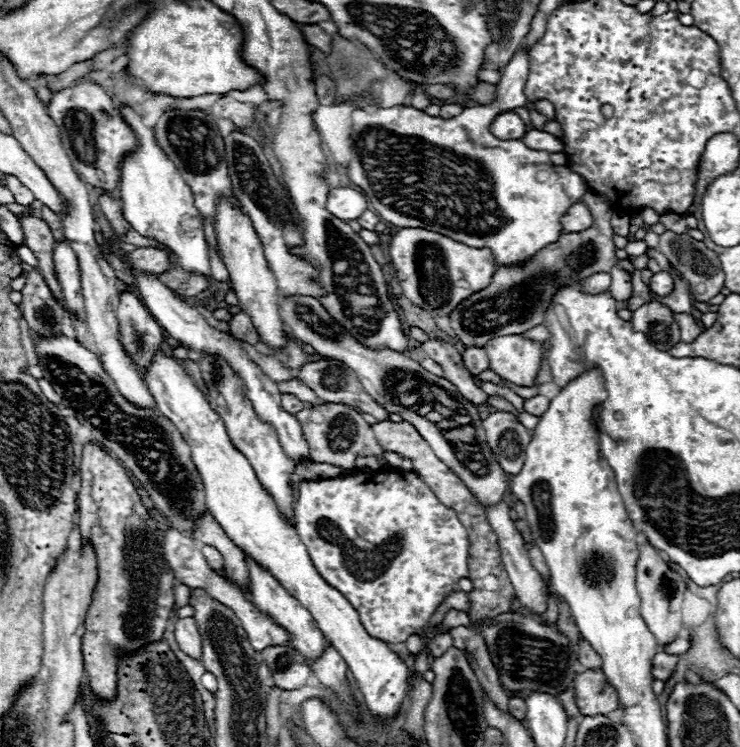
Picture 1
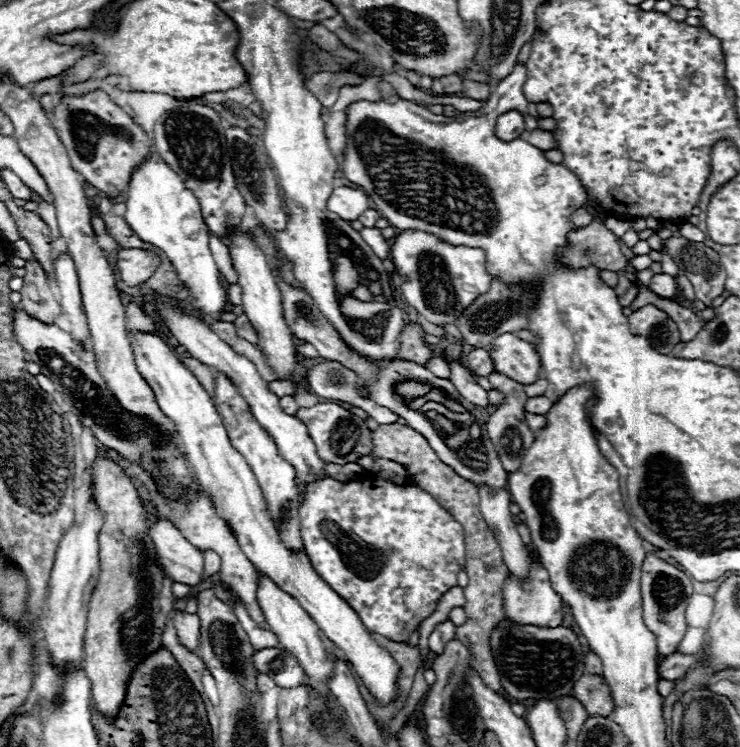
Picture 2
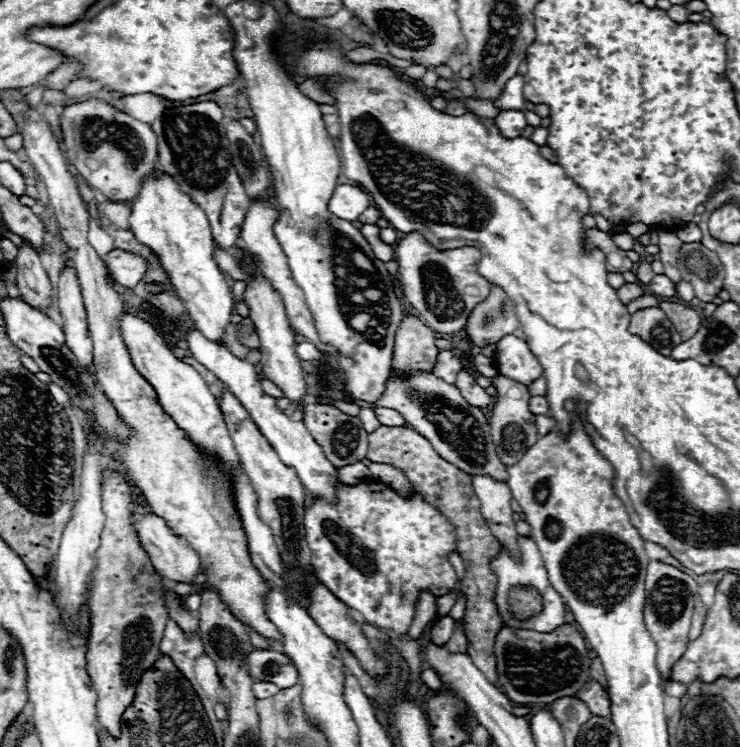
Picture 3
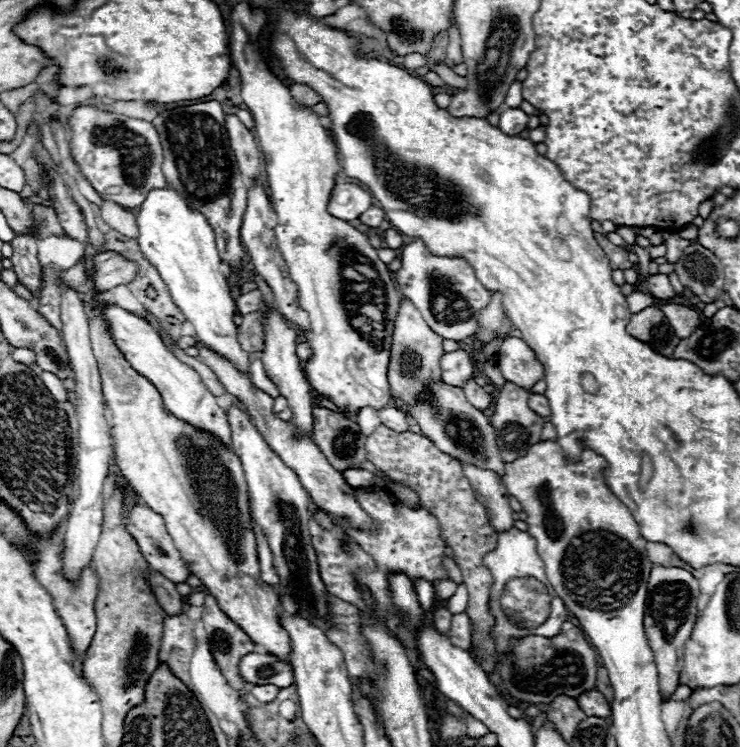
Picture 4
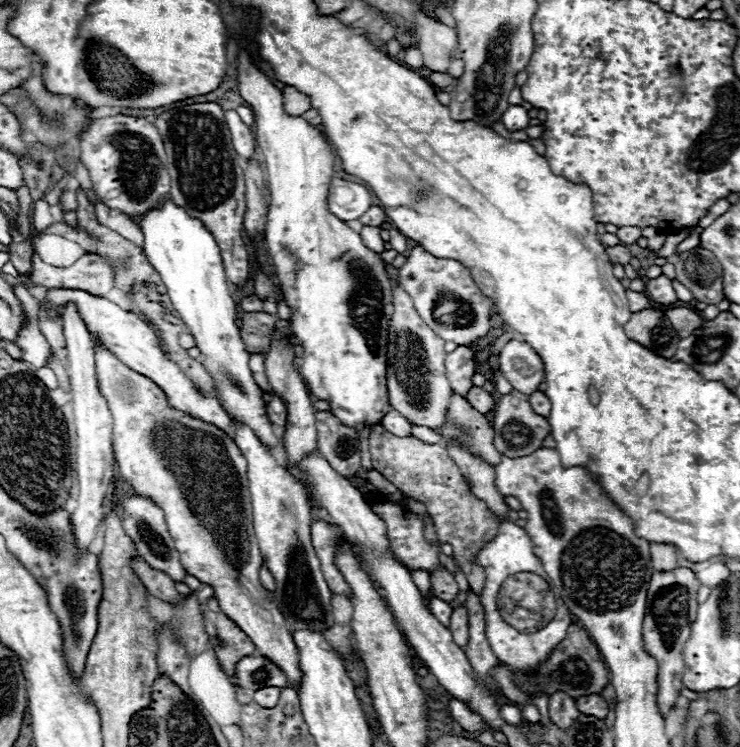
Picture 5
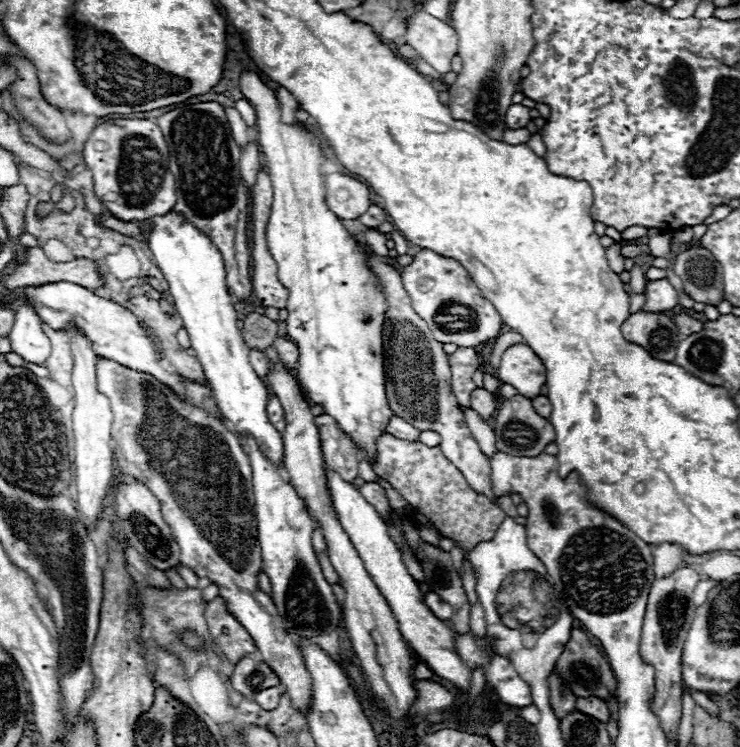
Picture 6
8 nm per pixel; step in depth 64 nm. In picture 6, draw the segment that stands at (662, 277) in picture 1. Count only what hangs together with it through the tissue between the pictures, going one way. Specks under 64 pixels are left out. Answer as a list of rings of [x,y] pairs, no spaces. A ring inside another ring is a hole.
[[[650,280],[644,290],[644,312],[668,312],[678,304],[678,294],[668,280]]]

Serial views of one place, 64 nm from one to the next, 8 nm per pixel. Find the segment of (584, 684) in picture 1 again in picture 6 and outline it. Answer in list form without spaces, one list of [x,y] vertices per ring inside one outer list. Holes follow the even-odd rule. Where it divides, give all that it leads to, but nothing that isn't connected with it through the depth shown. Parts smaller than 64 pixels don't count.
[[[596,696],[578,698],[576,700],[576,710],[582,712],[582,714],[588,714],[588,716],[594,716],[596,720],[602,720],[602,722],[610,720],[610,710],[608,710],[606,702],[602,698],[596,698]]]

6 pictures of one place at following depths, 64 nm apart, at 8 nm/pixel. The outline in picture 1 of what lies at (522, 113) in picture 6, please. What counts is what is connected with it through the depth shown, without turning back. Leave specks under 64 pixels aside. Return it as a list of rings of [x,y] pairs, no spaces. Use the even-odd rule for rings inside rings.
[[[506,112],[496,116],[496,120],[490,126],[490,132],[500,140],[518,140],[526,134],[526,130],[528,130],[526,124],[516,112]]]

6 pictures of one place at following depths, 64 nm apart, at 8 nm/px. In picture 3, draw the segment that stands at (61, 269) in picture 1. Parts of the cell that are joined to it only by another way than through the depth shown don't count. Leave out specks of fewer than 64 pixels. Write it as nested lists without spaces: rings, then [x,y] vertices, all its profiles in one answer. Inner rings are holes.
[[[66,268],[60,274],[58,304],[60,304],[60,316],[64,320],[62,330],[66,332],[66,344],[70,344],[70,350],[74,352],[76,360],[84,368],[94,372],[94,356],[92,356],[88,322],[86,322],[86,308],[74,268]]]

